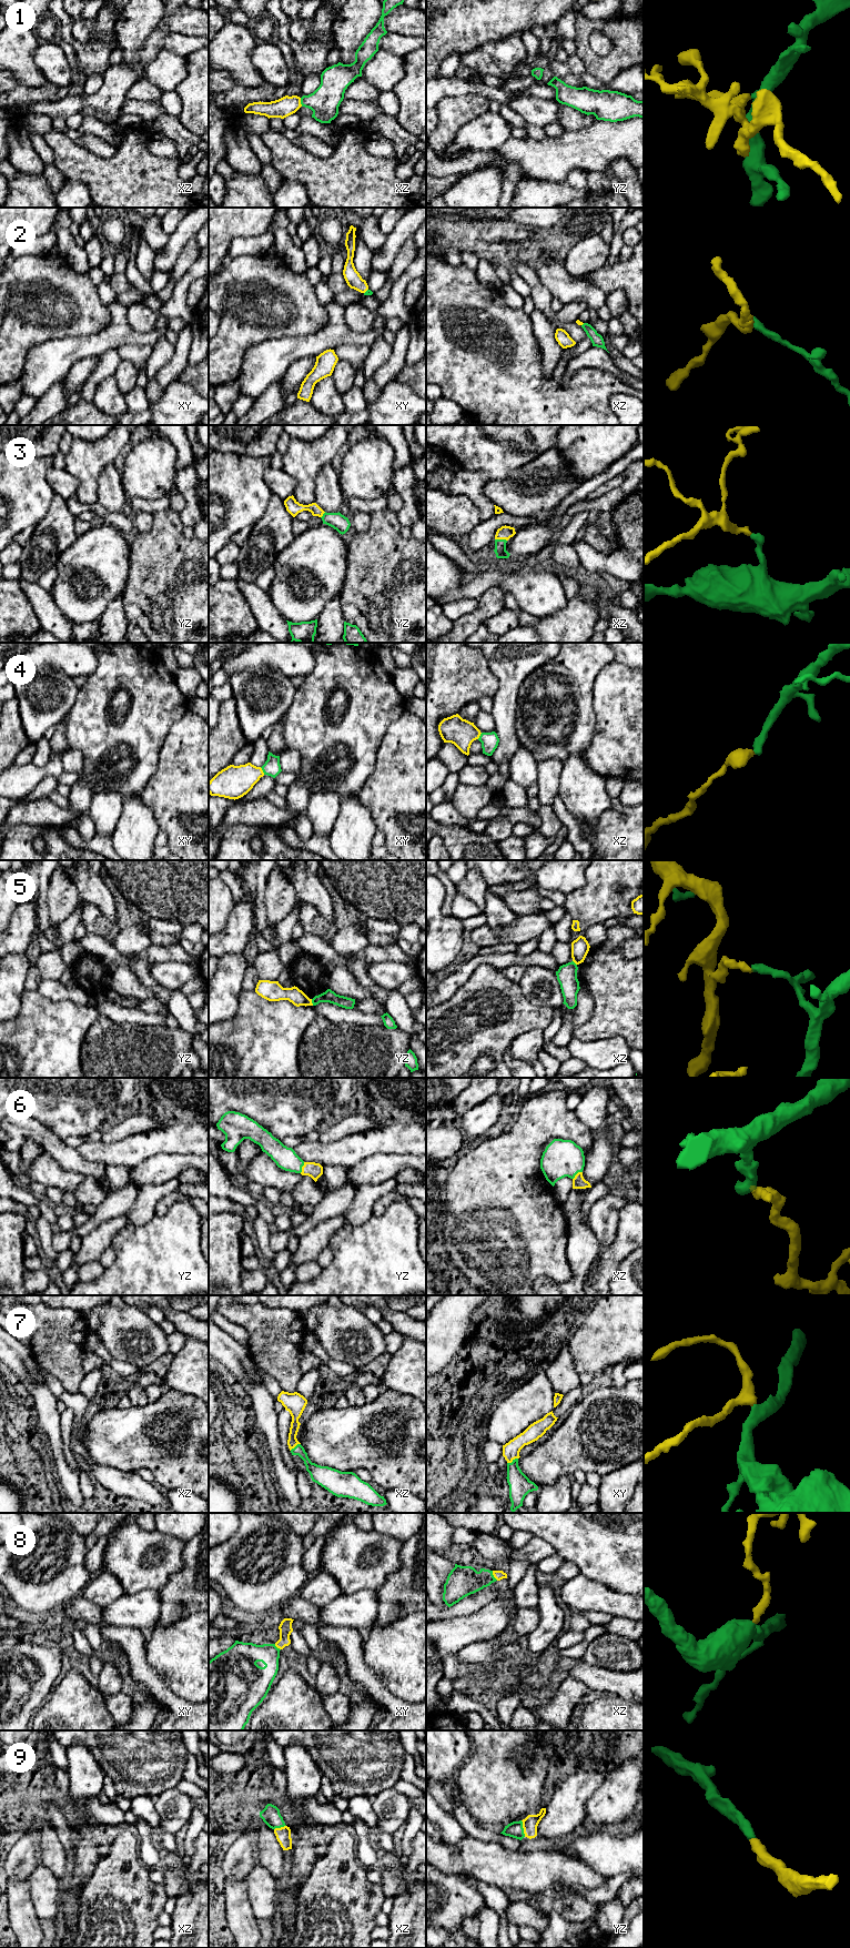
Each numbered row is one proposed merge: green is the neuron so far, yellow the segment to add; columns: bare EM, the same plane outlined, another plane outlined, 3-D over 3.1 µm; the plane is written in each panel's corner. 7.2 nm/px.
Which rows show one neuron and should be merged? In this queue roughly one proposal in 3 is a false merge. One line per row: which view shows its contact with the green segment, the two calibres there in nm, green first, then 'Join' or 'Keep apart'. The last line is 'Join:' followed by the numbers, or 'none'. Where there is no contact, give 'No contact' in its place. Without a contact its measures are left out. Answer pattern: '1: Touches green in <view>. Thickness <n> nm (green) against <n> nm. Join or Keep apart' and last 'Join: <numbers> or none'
1: Touches green in xz. Thickness 220 nm (green) against 140 nm. Join
2: Touches green in xy. Thickness 50 nm (green) against 120 nm. Join
3: Touches green in xz. Thickness 90 nm (green) against 100 nm. Join
4: Touches green in xy. Thickness 120 nm (green) against 240 nm. Join
5: Touches green in yz. Thickness 90 nm (green) against 120 nm. Keep apart
6: Touches green in yz. Thickness 160 nm (green) against 110 nm. Join
7: Touches green in xy. Thickness 160 nm (green) against 130 nm. Join
8: Touches green in xz. Thickness 220 nm (green) against 70 nm. Join
9: Touches green in yz. Thickness 120 nm (green) against 110 nm. Join
Join: 1, 2, 3, 4, 6, 7, 8, 9

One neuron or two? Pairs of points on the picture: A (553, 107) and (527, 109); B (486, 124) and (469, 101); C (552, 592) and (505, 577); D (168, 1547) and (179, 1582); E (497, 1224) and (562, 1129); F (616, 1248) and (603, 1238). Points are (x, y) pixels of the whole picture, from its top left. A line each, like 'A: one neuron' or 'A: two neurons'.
A: one neuron
B: two neurons
C: one neuron
D: two neurons
E: one neuron
F: two neurons

